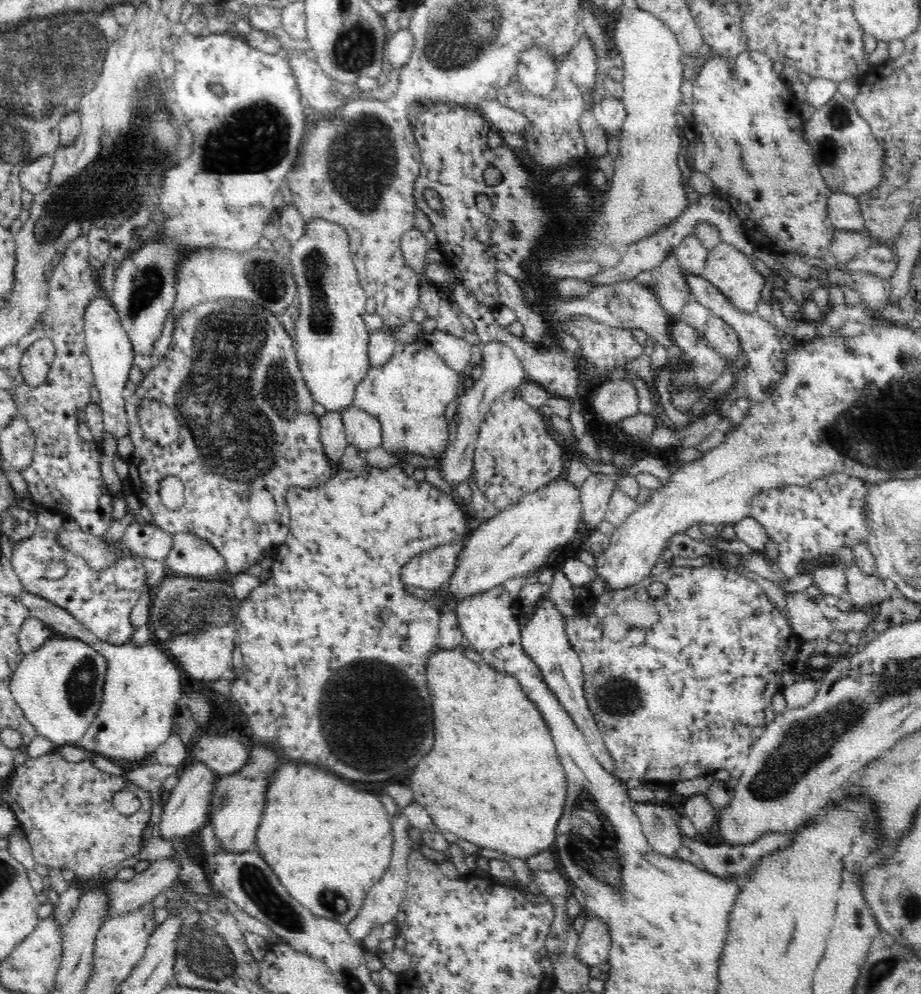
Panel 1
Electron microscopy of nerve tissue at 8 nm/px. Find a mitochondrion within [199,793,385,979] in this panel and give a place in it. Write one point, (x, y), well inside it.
(256, 883)

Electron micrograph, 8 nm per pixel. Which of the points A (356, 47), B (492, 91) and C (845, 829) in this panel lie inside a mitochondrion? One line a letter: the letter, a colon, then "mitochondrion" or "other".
A: mitochondrion
B: other
C: other

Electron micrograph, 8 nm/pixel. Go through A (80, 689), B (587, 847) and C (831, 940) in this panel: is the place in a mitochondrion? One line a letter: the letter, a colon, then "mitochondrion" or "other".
A: mitochondrion
B: mitochondrion
C: other

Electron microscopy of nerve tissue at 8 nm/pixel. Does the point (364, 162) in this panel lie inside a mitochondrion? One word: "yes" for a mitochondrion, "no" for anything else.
yes

